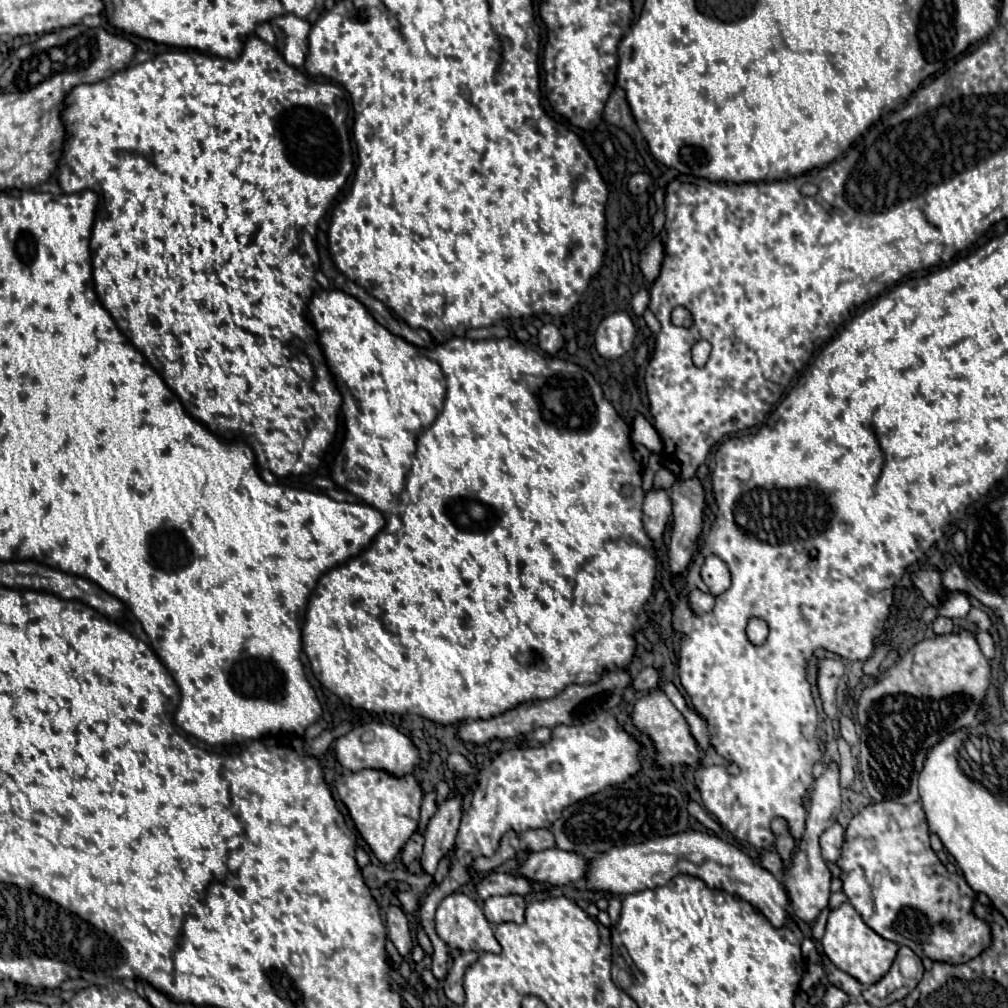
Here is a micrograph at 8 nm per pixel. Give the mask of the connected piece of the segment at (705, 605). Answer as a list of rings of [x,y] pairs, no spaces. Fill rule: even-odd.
[[[699,590],[691,592],[691,608],[693,608],[695,612],[699,612],[699,614],[709,612],[709,610],[713,608],[713,604],[715,604],[715,598],[713,598],[711,594],[703,594],[703,592],[699,592]]]

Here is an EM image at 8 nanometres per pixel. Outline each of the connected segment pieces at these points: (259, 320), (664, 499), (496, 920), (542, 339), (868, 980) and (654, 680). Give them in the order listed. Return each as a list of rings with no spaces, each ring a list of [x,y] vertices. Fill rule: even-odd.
[[[257,36],[247,38],[243,56],[237,60],[227,60],[197,50],[157,54],[155,58],[143,64],[133,64],[121,72],[115,72],[111,78],[101,80],[97,84],[75,86],[65,96],[65,106],[61,110],[61,122],[67,132],[67,140],[63,144],[63,154],[57,166],[57,182],[63,192],[93,190],[99,196],[97,216],[91,234],[91,262],[93,262],[95,292],[103,308],[113,316],[121,334],[127,336],[131,344],[145,354],[149,364],[179,396],[183,408],[191,416],[195,416],[197,422],[205,424],[219,438],[241,436],[253,448],[257,464],[273,472],[275,476],[301,474],[305,472],[305,466],[317,468],[323,452],[329,448],[337,432],[341,394],[327,370],[325,358],[317,344],[317,336],[305,318],[307,301],[309,302],[309,296],[313,294],[313,288],[317,286],[313,274],[319,258],[313,236],[317,222],[323,218],[325,212],[309,210],[311,200],[307,200],[307,188],[303,188],[303,180],[299,180],[299,168],[309,178],[307,180],[307,184],[311,184],[309,196],[329,196],[329,192],[333,196],[341,190],[341,186],[345,184],[347,176],[353,170],[351,138],[345,120],[347,120],[347,98],[341,86],[331,82],[317,82],[305,76],[297,68],[289,66],[271,44],[259,40]],[[283,342],[297,342],[293,348],[295,356],[291,360],[291,368],[299,372],[299,376],[307,380],[311,378],[313,380],[311,388],[307,388],[307,384],[295,384],[299,376],[295,376],[295,372],[291,372],[287,364],[283,366]]]
[[[651,490],[643,504],[643,526],[647,536],[657,542],[663,536],[665,524],[671,516],[671,498],[667,490]]]
[[[493,896],[483,902],[483,914],[491,924],[521,924],[525,916],[525,904],[527,902],[523,896]]]
[[[545,324],[539,330],[539,348],[543,348],[547,354],[557,354],[559,348],[563,348],[563,338],[555,324]]]
[[[849,902],[831,910],[827,926],[825,926],[823,948],[833,966],[837,966],[839,970],[857,978],[863,986],[871,986],[881,976],[885,976],[897,956],[897,950],[899,950],[899,946],[895,942],[889,942],[889,940],[881,938],[875,930],[871,930]]]
[[[653,666],[643,668],[643,670],[633,678],[633,686],[635,686],[639,692],[649,692],[649,690],[659,688],[659,672],[657,672]]]

